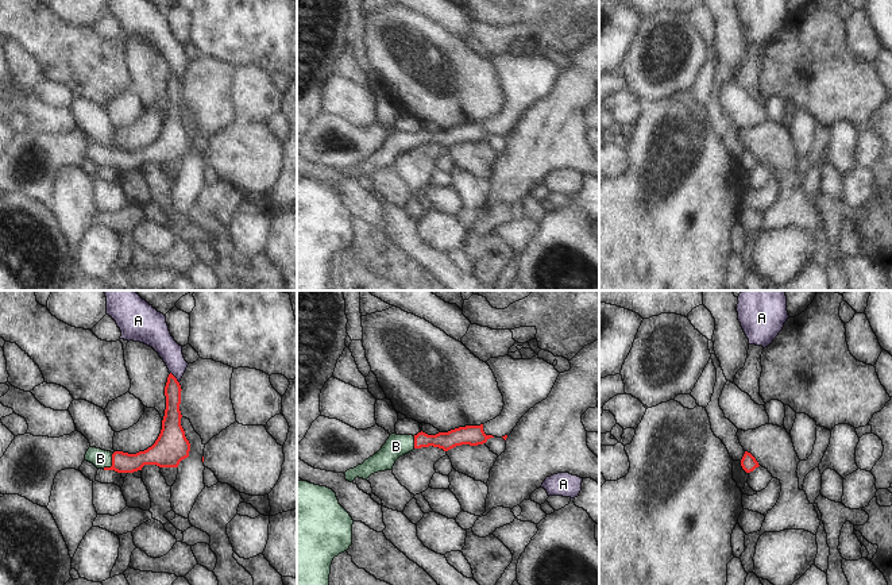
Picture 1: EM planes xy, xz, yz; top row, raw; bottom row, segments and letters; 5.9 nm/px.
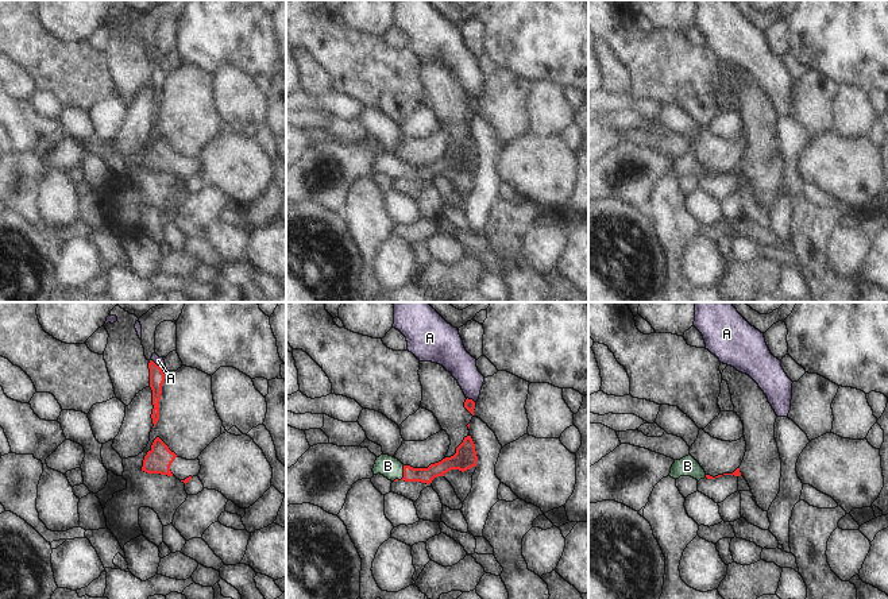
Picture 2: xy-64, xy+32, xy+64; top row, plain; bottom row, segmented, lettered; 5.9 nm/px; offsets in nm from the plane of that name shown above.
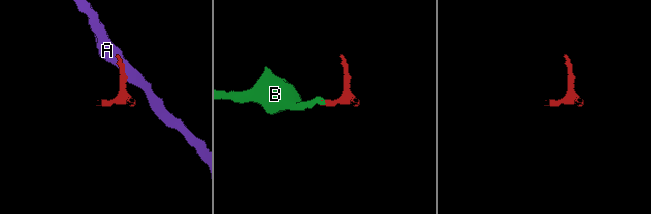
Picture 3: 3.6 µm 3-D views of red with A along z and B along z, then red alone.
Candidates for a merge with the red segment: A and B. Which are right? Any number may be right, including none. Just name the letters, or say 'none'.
B

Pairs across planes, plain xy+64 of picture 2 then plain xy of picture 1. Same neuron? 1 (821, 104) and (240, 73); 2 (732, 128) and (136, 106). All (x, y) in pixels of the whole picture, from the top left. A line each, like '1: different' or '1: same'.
1: different
2: same

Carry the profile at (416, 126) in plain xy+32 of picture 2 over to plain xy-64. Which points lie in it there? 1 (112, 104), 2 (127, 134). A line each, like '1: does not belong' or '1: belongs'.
1: belongs
2: does not belong

